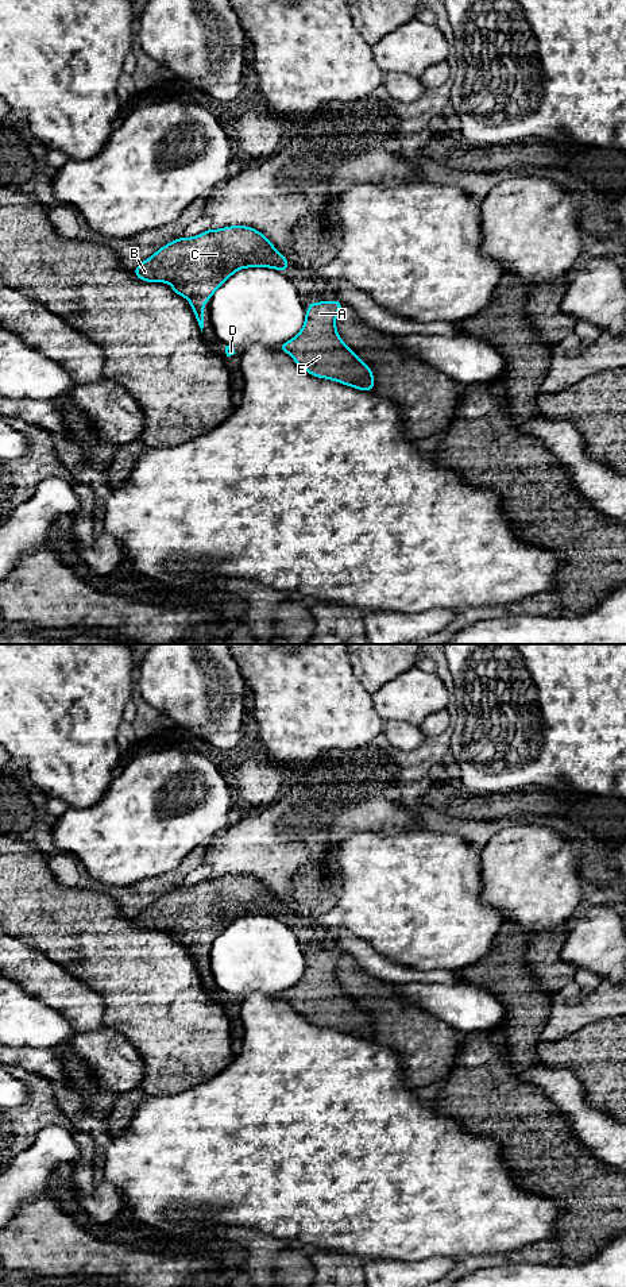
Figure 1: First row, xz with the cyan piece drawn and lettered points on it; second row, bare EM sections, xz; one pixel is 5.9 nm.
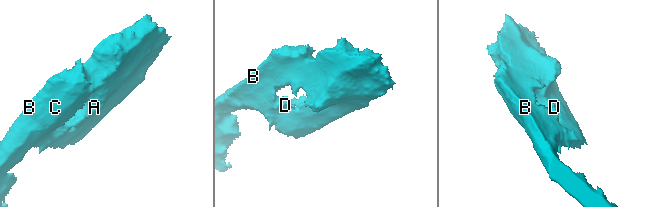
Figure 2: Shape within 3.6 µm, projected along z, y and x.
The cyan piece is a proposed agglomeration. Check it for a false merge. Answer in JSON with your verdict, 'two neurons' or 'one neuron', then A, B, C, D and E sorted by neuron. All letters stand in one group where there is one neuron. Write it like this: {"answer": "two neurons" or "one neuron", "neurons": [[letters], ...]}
{"answer": "one neuron", "neurons": [["A", "B", "C", "D", "E"]]}

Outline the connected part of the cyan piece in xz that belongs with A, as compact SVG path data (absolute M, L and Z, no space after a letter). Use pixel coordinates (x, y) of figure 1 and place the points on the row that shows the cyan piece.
M308 303L302 330L279 346L309 374L328 378L359 390L372 390L372 370L348 348L336 331L336 316L343 303Z

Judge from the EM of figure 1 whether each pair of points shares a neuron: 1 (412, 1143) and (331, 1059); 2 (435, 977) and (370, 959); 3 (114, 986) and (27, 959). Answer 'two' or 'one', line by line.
1: one
2: one
3: two

